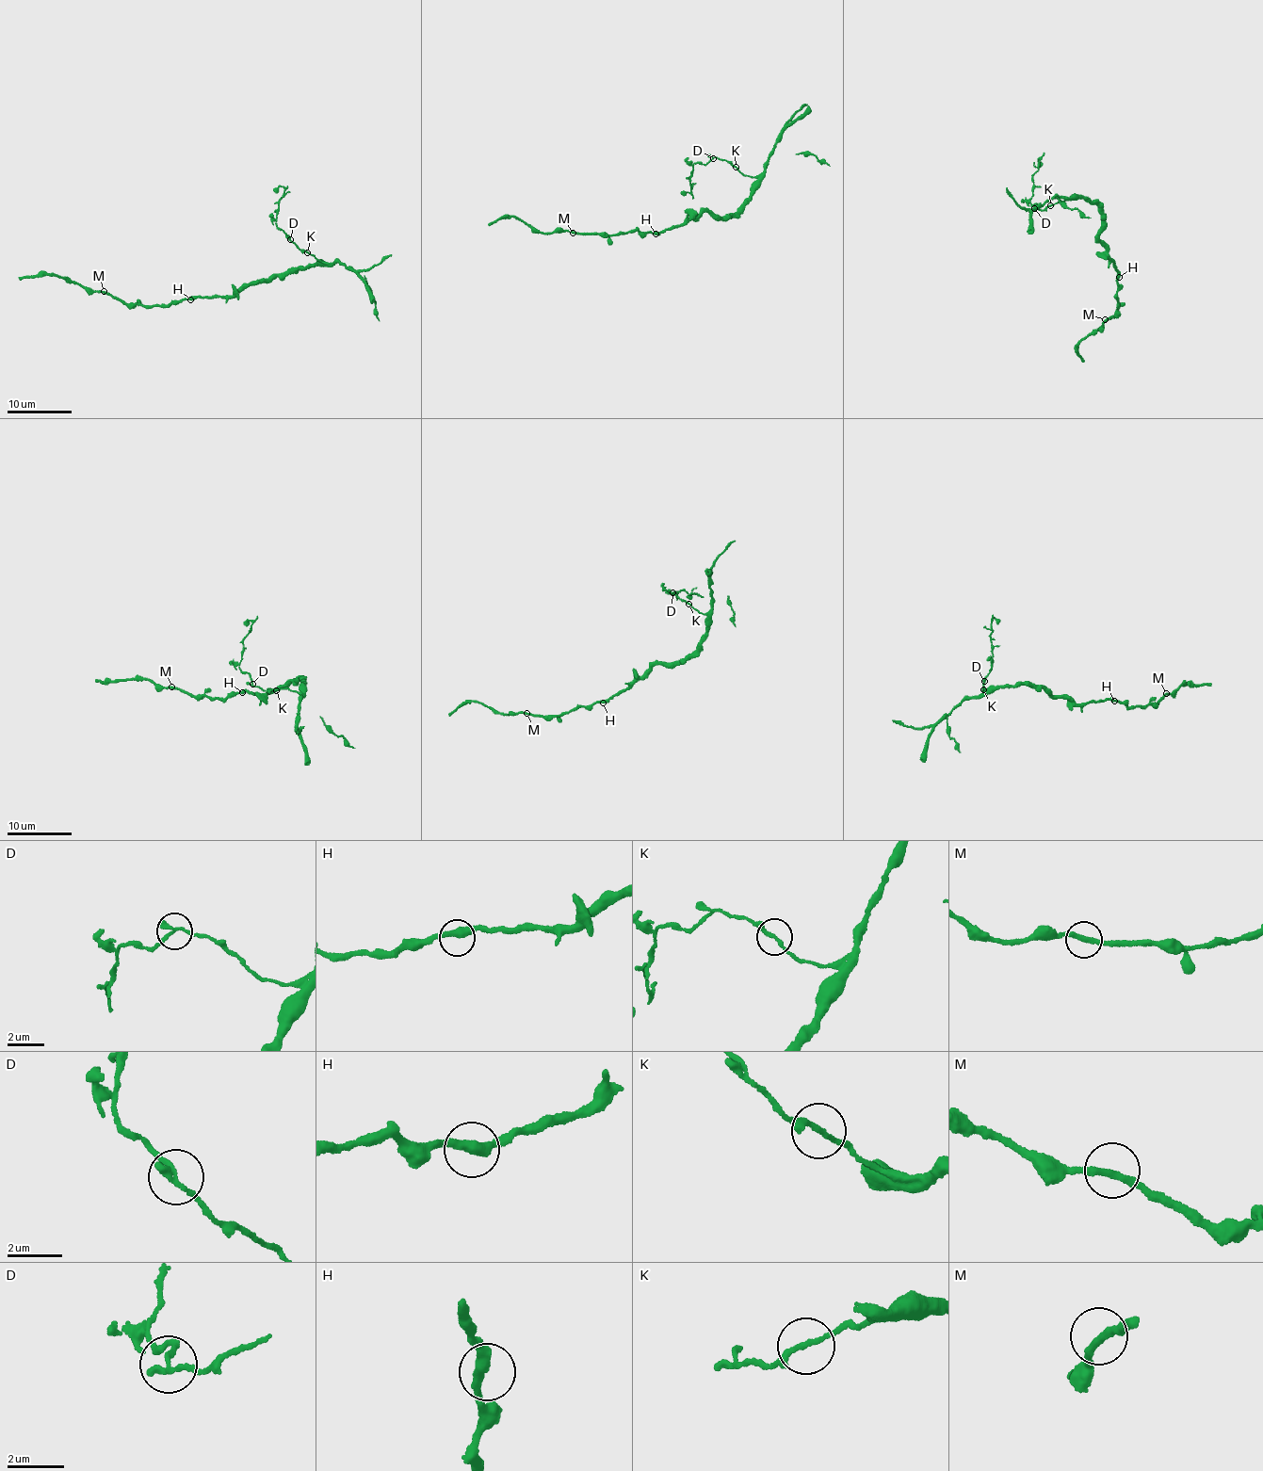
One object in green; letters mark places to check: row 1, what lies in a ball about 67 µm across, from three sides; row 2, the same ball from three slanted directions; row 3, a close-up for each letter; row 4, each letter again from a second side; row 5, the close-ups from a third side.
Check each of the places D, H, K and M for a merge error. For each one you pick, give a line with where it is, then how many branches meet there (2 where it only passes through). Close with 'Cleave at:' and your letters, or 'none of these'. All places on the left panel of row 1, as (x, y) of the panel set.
D: place (290, 239); branches 2
Cleave at: D

